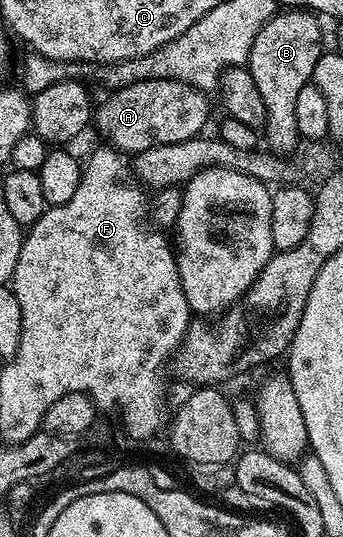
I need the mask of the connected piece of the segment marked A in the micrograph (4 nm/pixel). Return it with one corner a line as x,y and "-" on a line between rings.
141,80
112,91
107,97
108,100
100,108
98,105
93,120
96,125
99,123
99,132
107,139
104,141
124,154
138,154
149,150
155,144
176,144
196,139
211,116
211,104
207,101
208,93
181,81

